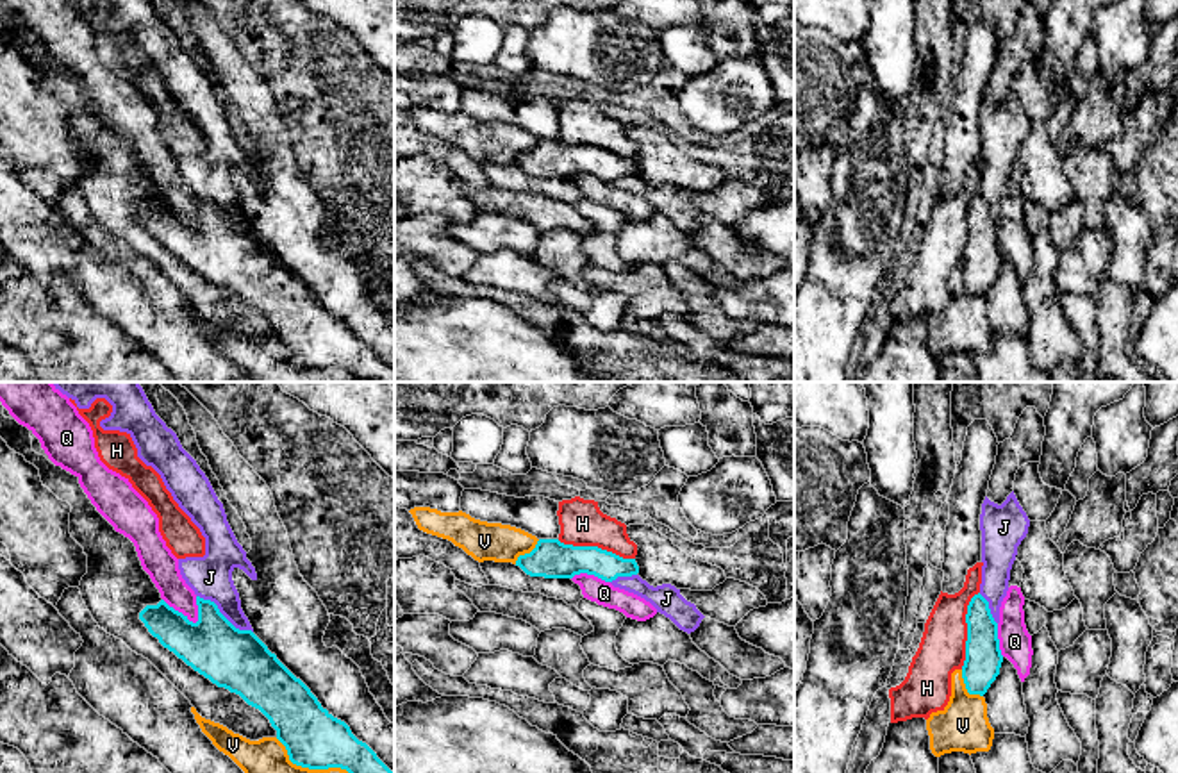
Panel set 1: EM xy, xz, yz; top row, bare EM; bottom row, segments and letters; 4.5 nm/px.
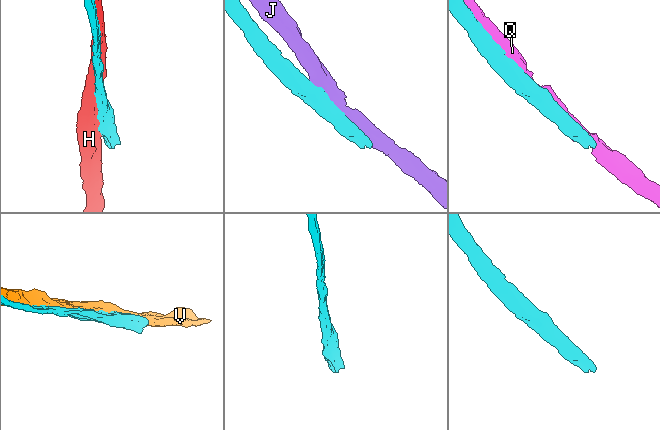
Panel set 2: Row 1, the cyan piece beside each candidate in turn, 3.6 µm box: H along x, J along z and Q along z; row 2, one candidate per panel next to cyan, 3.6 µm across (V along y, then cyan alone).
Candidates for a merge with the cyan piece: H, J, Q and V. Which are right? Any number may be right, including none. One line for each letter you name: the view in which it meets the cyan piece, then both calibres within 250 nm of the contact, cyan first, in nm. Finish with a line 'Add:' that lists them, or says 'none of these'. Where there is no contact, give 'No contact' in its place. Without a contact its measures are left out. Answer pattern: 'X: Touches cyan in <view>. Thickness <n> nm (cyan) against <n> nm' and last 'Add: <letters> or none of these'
Add: none of these

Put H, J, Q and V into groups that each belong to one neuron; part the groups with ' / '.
H / J / Q / V

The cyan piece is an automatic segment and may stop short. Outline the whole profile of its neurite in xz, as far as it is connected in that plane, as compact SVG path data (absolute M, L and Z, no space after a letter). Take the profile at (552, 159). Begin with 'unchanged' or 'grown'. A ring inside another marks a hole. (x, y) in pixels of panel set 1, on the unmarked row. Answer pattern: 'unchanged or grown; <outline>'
unchanged; M539 139L530 154L516 161L527 175L544 179L573 179L587 173L605 182L639 173L635 159L623 159L598 146L573 146L559 139Z

